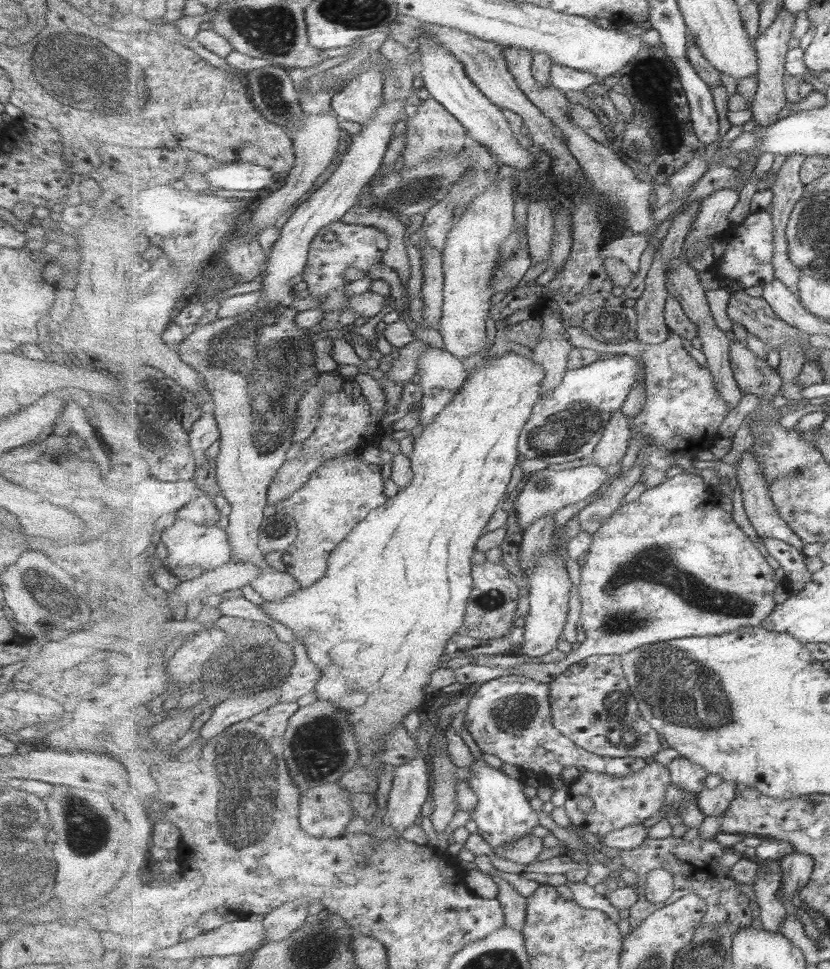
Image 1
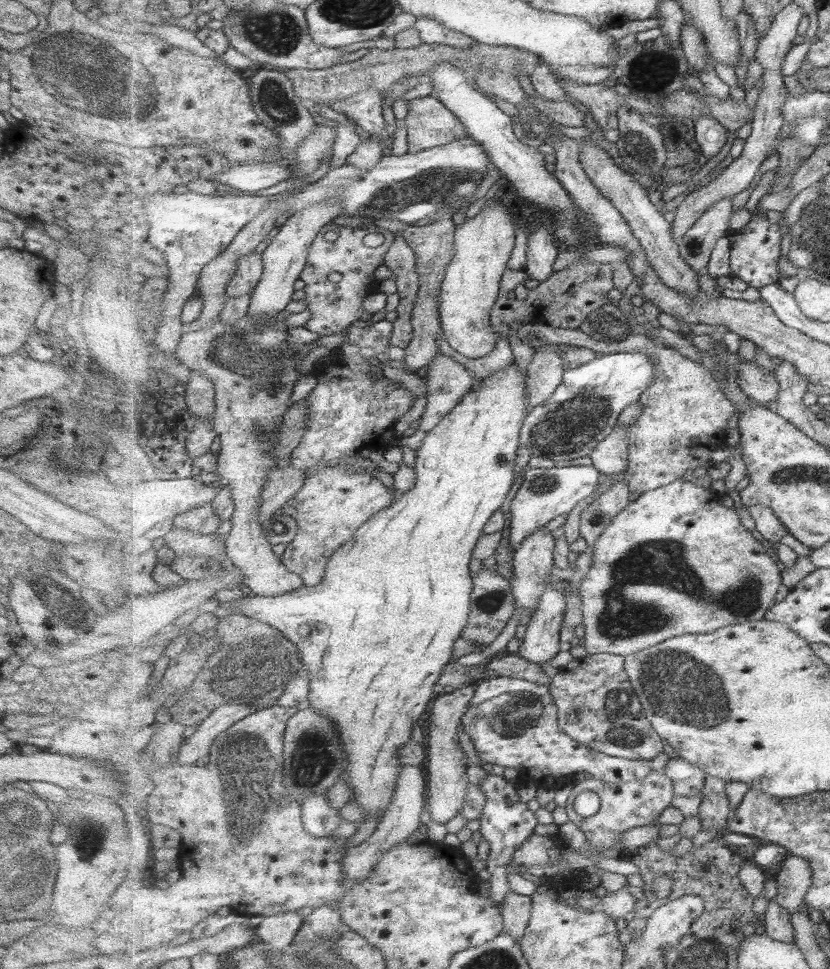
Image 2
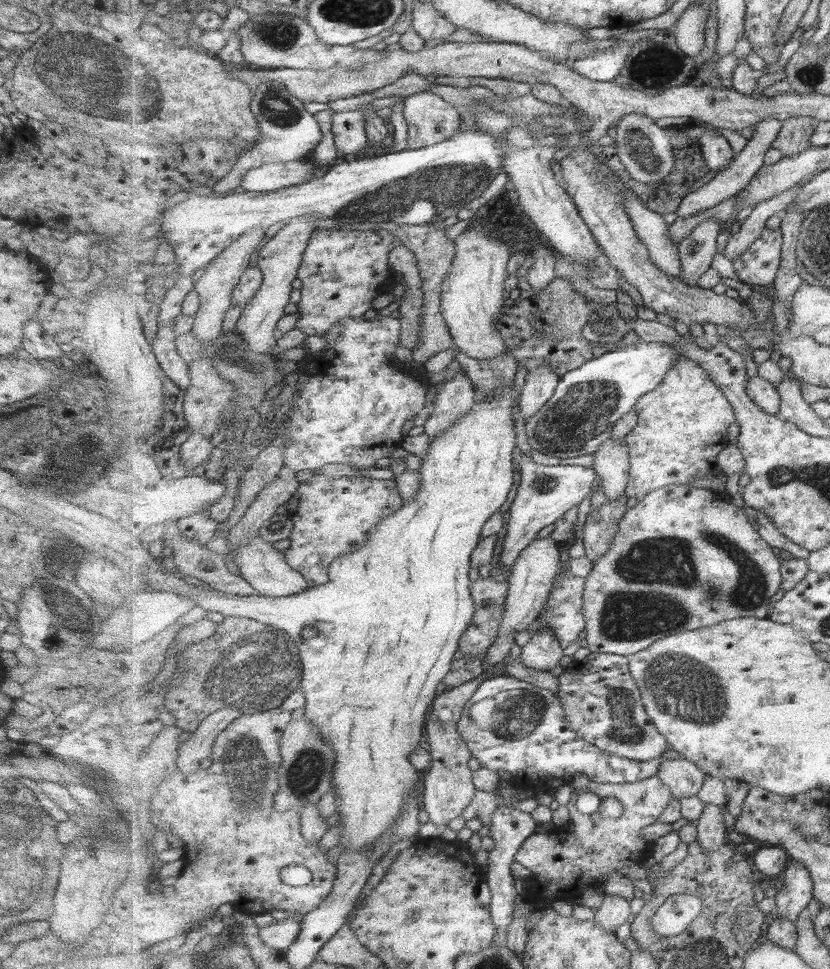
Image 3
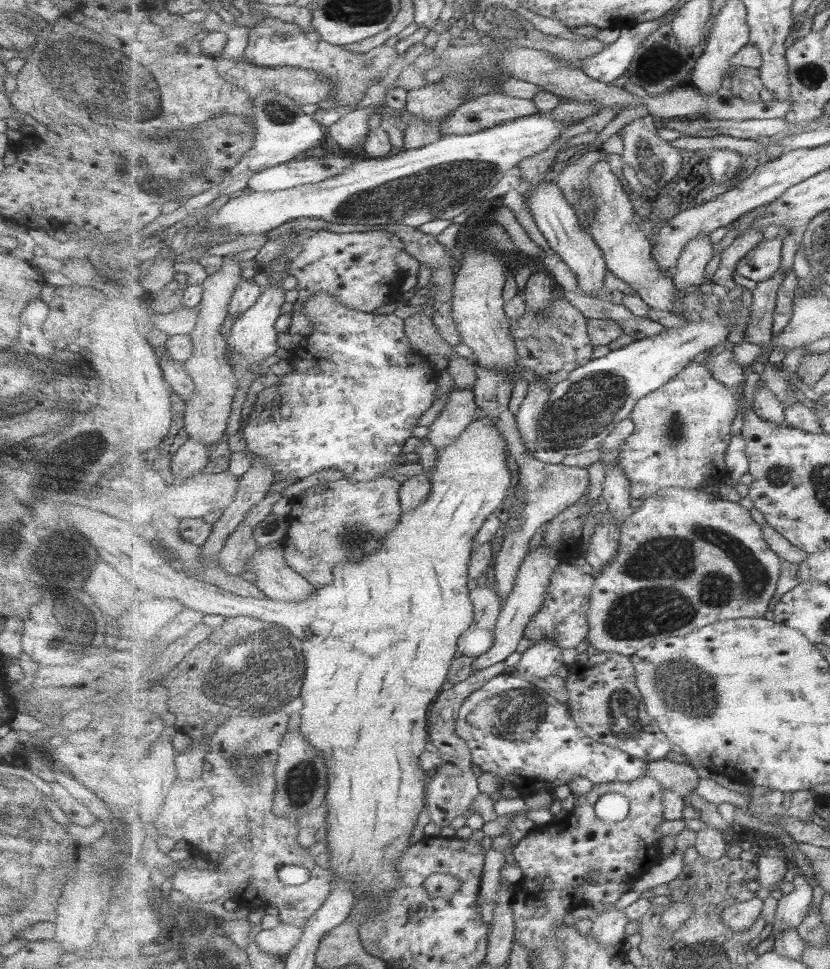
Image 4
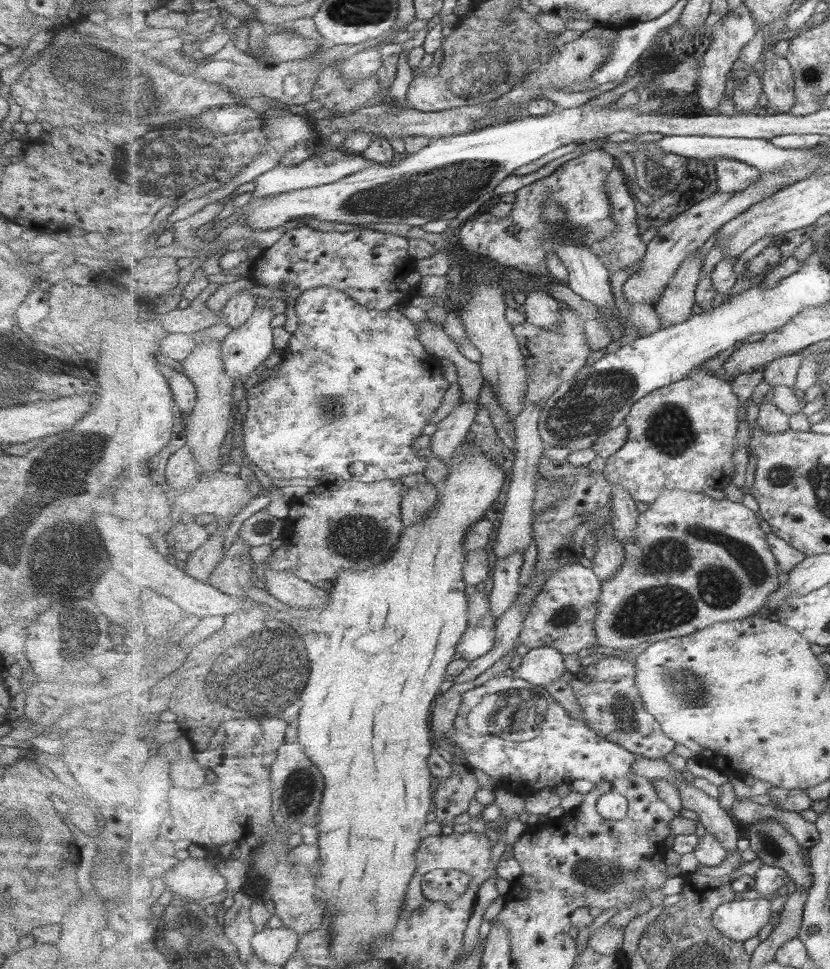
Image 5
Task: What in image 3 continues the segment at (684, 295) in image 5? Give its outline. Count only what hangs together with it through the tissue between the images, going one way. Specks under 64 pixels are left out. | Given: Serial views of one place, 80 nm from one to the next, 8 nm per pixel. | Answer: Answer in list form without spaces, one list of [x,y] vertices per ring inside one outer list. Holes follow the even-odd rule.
[[[708,218],[679,242],[678,251],[683,263],[682,282],[689,286],[697,286],[699,278],[711,268],[713,258],[717,254],[717,236],[725,223],[720,218]]]

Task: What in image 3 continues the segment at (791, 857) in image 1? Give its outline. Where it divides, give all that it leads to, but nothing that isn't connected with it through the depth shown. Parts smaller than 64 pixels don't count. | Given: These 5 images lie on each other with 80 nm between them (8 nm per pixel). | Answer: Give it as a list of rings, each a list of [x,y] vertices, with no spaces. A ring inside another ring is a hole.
[[[792,859],[784,870],[782,886],[777,889],[776,914],[782,920],[796,923],[807,904],[813,900],[814,882],[810,870],[798,860]]]

